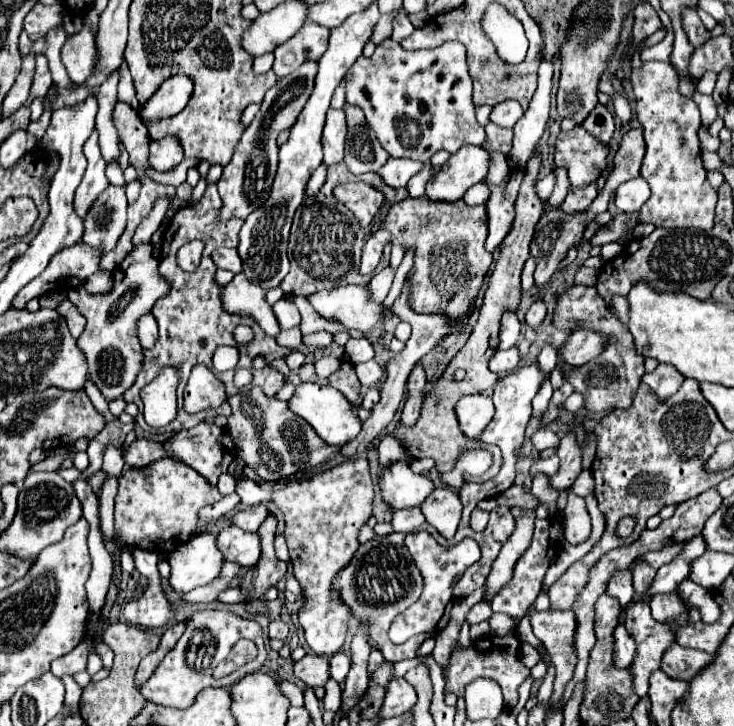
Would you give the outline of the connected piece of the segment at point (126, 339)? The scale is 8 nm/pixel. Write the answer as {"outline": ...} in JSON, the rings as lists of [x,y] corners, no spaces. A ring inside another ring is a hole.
{"outline":[[[140,243],[126,255],[126,259],[114,269],[114,289],[110,295],[88,295],[84,287],[76,287],[68,293],[68,299],[88,321],[84,333],[78,337],[78,347],[88,363],[88,375],[108,401],[122,397],[142,367],[144,355],[136,335],[136,319],[148,313],[156,299],[164,297],[170,289],[170,285],[158,275],[158,261],[150,251],[150,243]]]}

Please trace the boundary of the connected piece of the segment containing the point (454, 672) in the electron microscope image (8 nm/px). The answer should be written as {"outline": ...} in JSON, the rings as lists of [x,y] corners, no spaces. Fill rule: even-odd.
{"outline":[[[508,633],[504,637],[492,635],[492,639],[474,641],[474,645],[470,645],[468,649],[456,647],[456,651],[450,657],[450,667],[446,671],[446,675],[448,675],[446,691],[454,691],[454,694],[458,697],[464,697],[464,687],[468,683],[472,683],[478,677],[488,677],[488,679],[492,679],[492,681],[496,681],[500,685],[506,707],[508,709],[516,707],[516,703],[518,703],[518,687],[522,685],[524,679],[530,677],[530,669],[520,661],[518,649],[520,649],[520,641],[514,639],[514,633]]]}

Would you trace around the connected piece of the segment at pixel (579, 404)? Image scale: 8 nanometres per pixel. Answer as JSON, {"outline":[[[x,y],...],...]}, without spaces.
{"outline":[[[572,393],[563,404],[564,409],[568,413],[576,413],[578,410],[584,407],[584,396],[580,393]]]}

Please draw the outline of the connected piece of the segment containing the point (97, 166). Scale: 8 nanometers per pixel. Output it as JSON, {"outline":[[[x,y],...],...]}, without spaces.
{"outline":[[[96,129],[88,137],[88,141],[84,143],[84,155],[86,155],[88,167],[86,167],[82,183],[76,189],[76,199],[74,199],[74,209],[80,217],[86,217],[94,199],[108,187],[108,179],[104,175],[106,163],[100,155],[100,149],[98,149],[98,131]]]}

